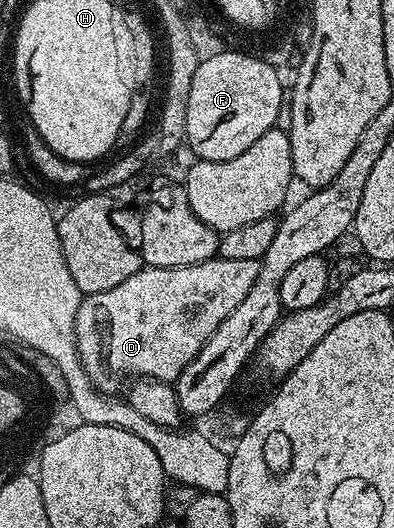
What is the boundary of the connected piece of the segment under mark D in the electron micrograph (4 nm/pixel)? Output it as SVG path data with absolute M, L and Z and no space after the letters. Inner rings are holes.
M215 258L192 266L151 268L144 266L132 278L124 278L120 286L112 290L100 290L100 294L83 295L80 310L76 310L74 326L75 348L80 362L94 387L107 394L117 393L122 383L135 378L149 378L154 382L173 382L178 375L200 354L204 342L216 334L220 322L244 302L244 294L256 282L259 261L224 260Z

